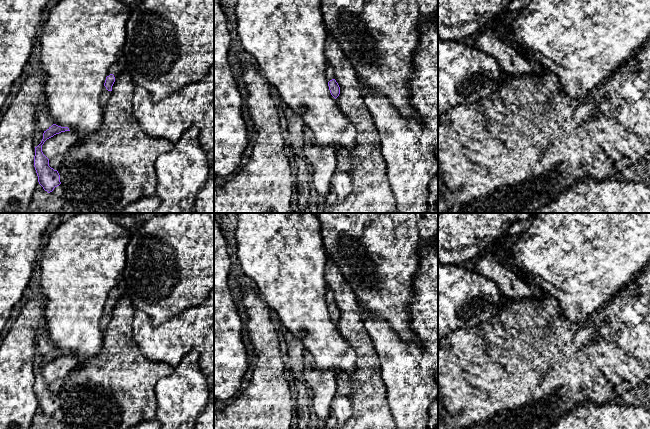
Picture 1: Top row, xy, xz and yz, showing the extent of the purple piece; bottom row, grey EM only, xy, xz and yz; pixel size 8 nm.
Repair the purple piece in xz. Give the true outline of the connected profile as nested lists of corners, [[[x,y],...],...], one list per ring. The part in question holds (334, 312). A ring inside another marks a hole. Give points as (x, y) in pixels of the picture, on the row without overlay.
[[[328,289],[327,295],[326,295],[326,301],[328,304],[330,317],[336,323],[340,318],[340,311],[335,304],[334,295],[330,289]]]

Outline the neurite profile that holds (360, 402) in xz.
[[[329,256],[324,276],[340,311],[336,327],[356,354],[356,369],[353,373],[336,372],[337,391],[331,403],[329,416],[325,420],[325,429],[396,429],[388,405],[386,385],[381,377],[379,358],[365,329],[364,317],[356,295]]]

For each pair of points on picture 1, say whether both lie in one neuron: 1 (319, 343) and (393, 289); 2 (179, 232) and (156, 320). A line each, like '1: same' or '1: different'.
1: different
2: same

